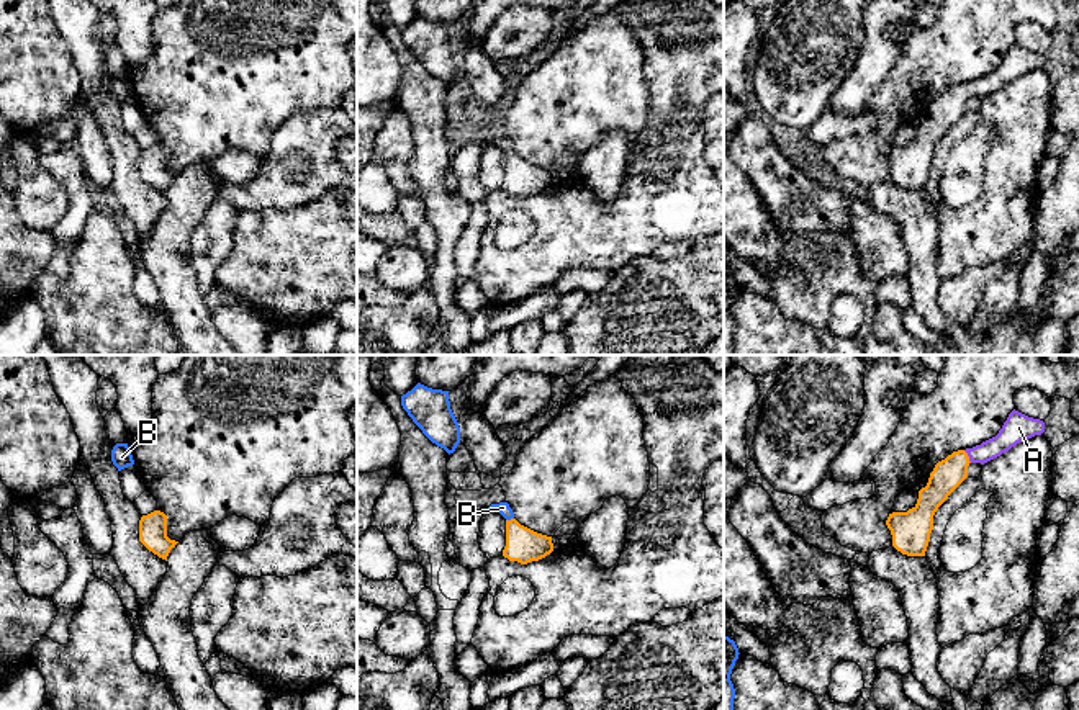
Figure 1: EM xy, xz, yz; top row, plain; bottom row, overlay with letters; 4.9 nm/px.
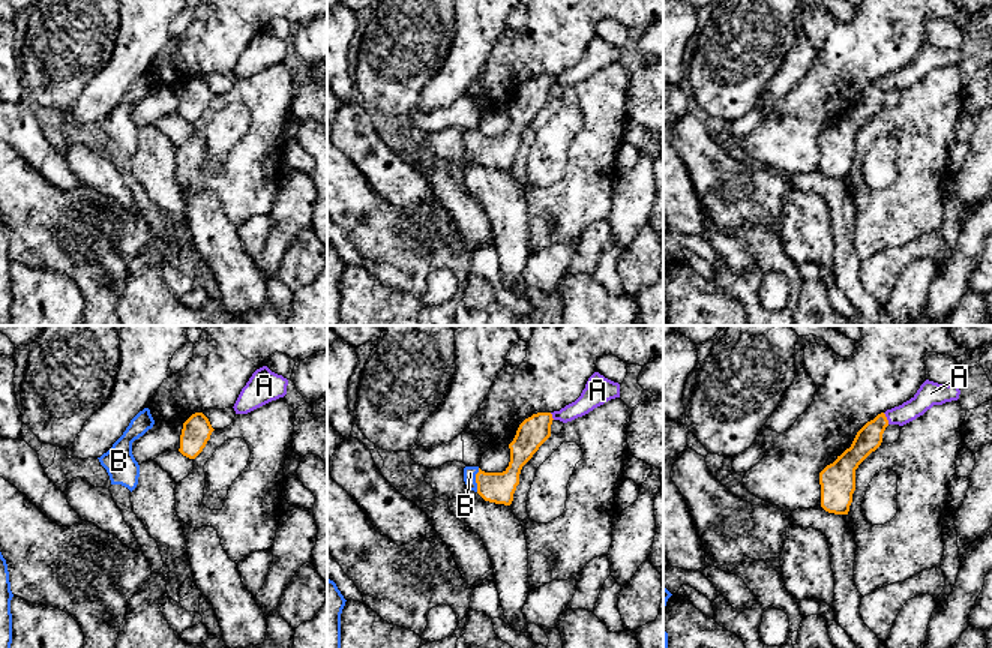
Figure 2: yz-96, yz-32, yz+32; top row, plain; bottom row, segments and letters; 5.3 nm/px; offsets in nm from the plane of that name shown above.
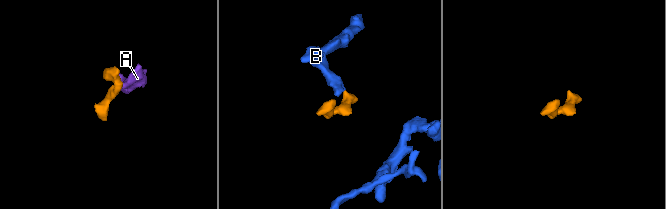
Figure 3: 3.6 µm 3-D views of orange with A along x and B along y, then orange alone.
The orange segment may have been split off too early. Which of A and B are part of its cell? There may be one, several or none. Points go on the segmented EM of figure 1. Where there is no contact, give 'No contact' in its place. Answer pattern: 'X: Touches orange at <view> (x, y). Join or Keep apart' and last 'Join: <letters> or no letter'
A: Touches orange at yz (968, 457). Join
B: Touches orange at xz (511, 519). Join
Join: A, B

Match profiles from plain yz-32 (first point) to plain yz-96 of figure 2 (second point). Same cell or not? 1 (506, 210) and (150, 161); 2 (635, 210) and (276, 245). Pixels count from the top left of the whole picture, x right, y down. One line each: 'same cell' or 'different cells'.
1: same cell
2: same cell

